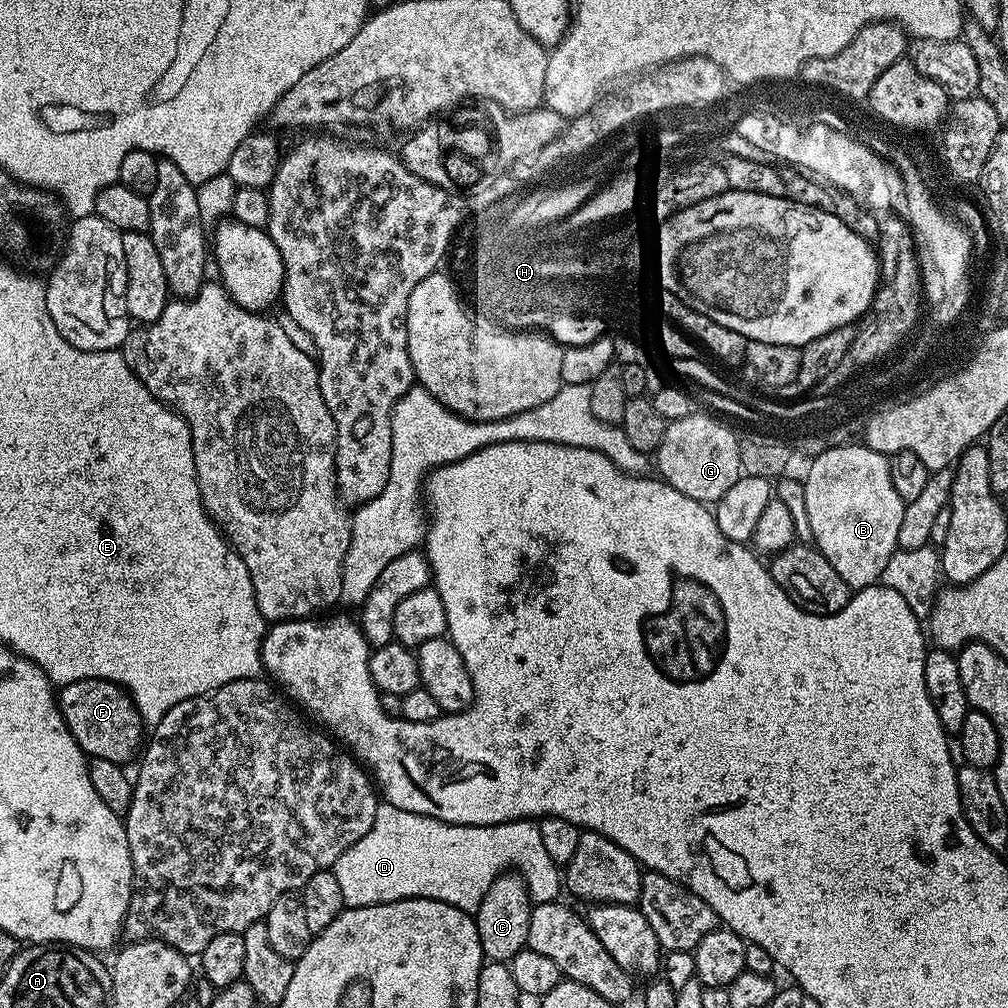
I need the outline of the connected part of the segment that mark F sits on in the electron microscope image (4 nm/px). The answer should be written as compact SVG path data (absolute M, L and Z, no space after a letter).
M109 680L70 682L59 689L58 699L66 726L70 734L74 734L85 756L106 758L124 766L132 755L135 757L141 751L142 741L146 736L146 725L140 719L140 711L133 704L132 697L119 684Z

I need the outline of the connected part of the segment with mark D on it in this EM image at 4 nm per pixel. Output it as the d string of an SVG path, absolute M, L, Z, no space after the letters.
M387 802L377 803L374 826L370 826L367 834L354 842L350 850L342 853L330 870L334 878L338 878L342 898L349 908L426 898L446 902L458 910L472 914L482 902L486 890L490 890L492 883L509 870L515 870L523 876L533 905L553 903L559 897L556 895L562 892L561 865L556 864L544 849L540 826L535 819L511 820L494 826L447 824L438 818L414 814L410 810L398 810L398 806Z

